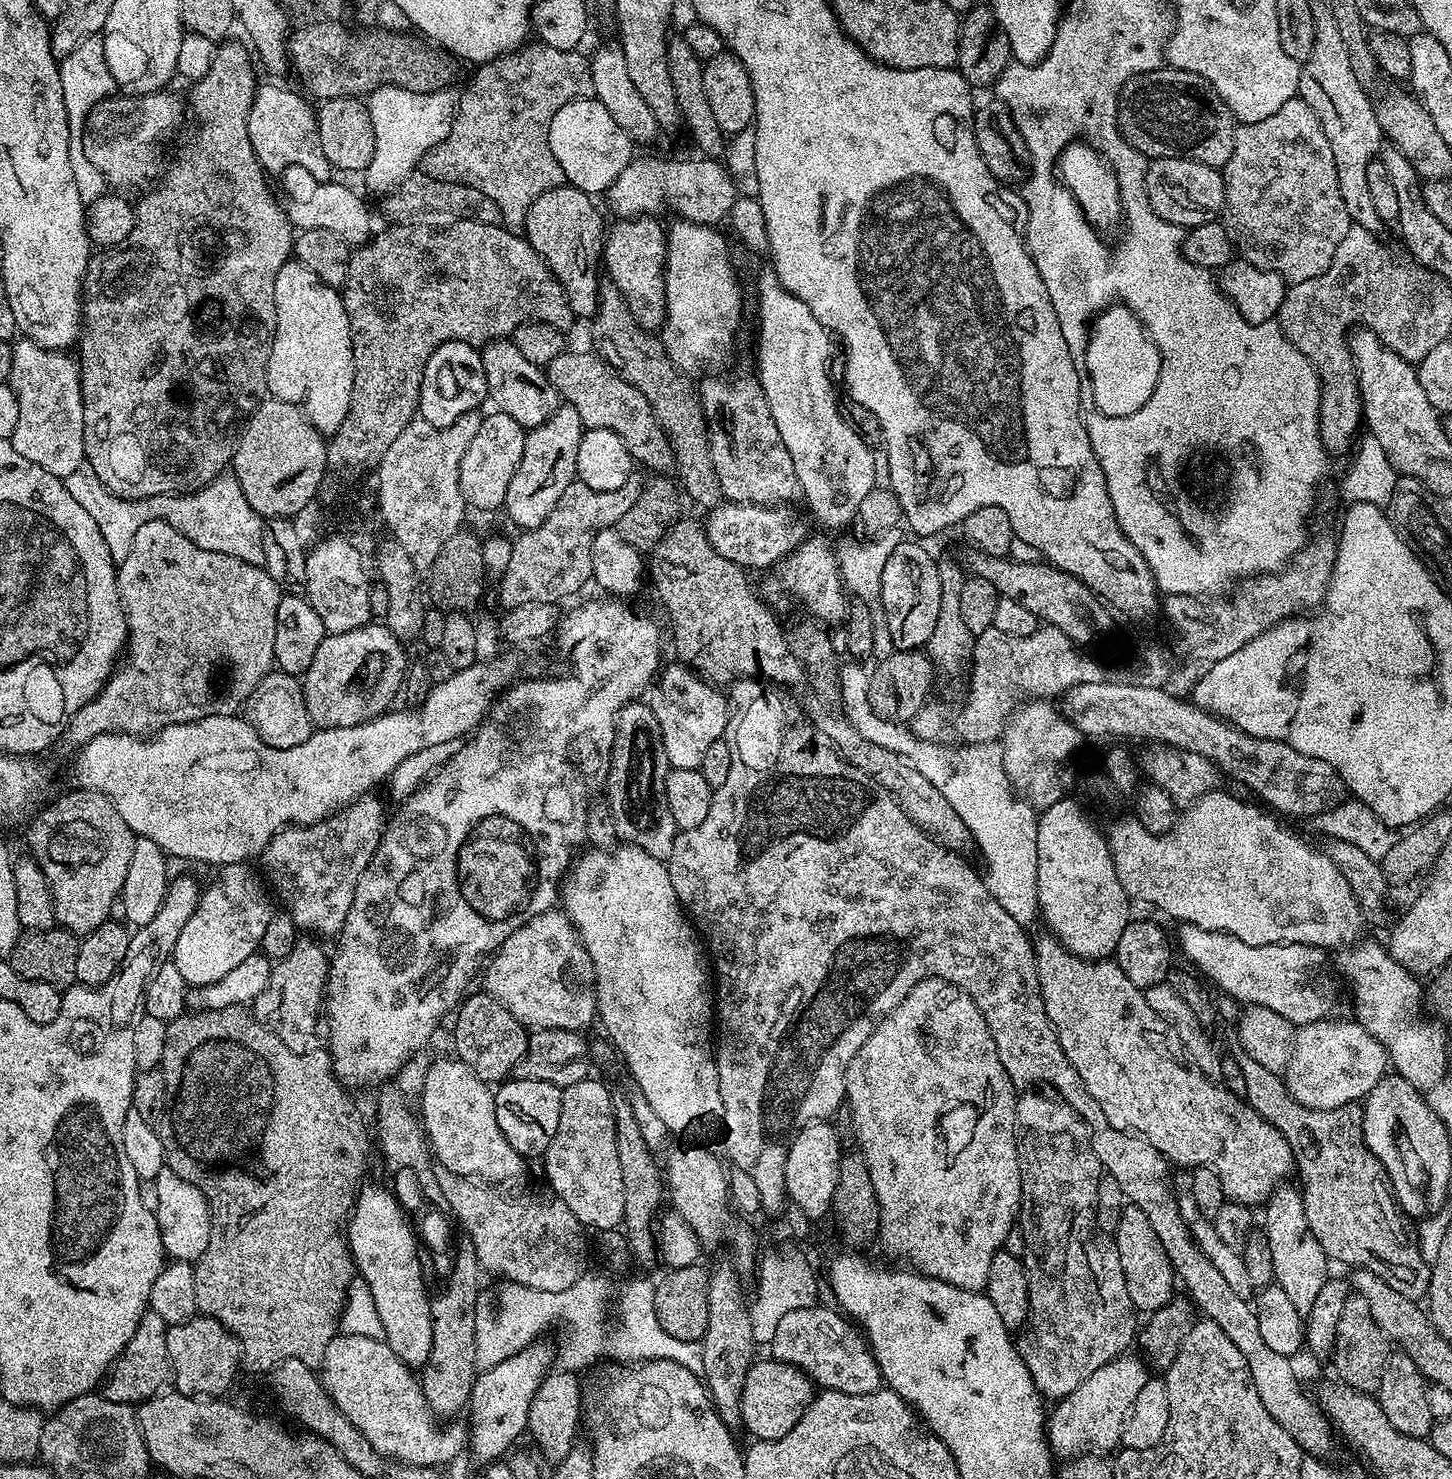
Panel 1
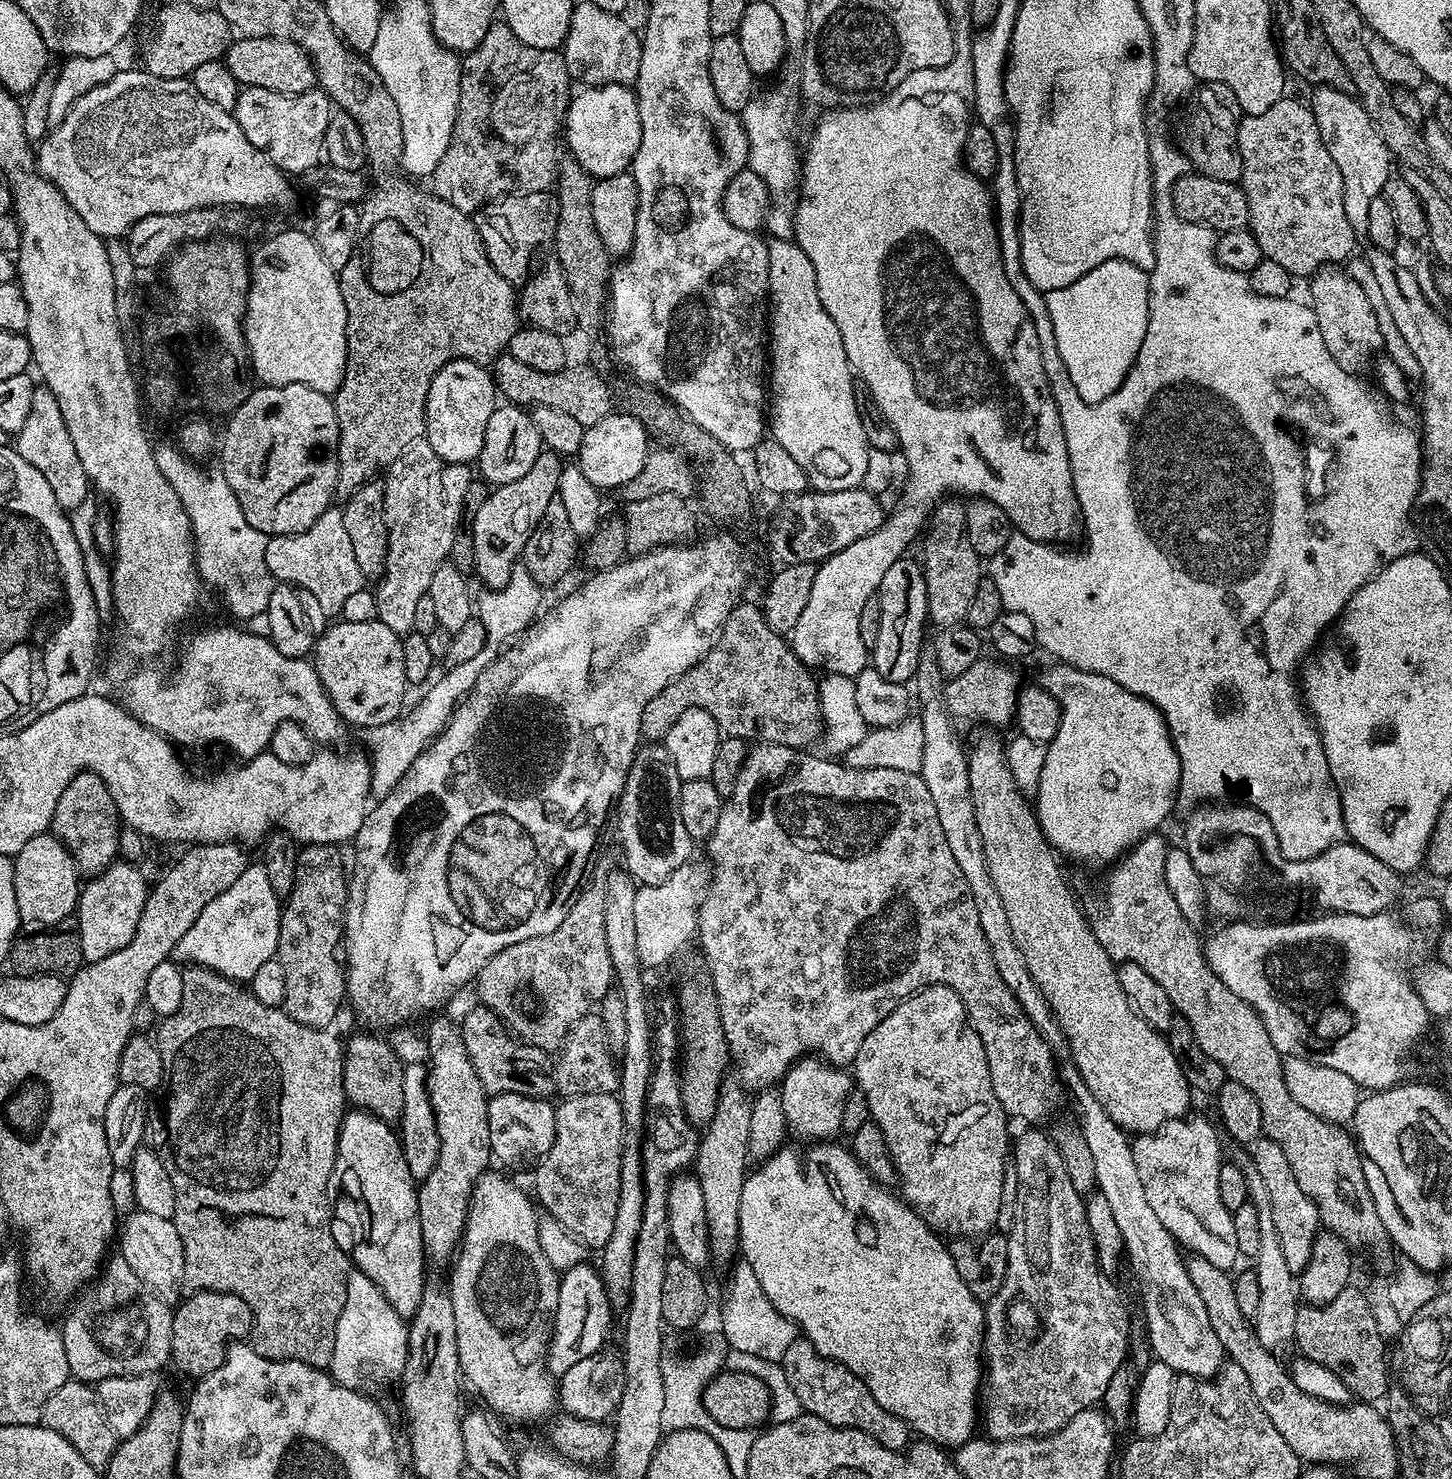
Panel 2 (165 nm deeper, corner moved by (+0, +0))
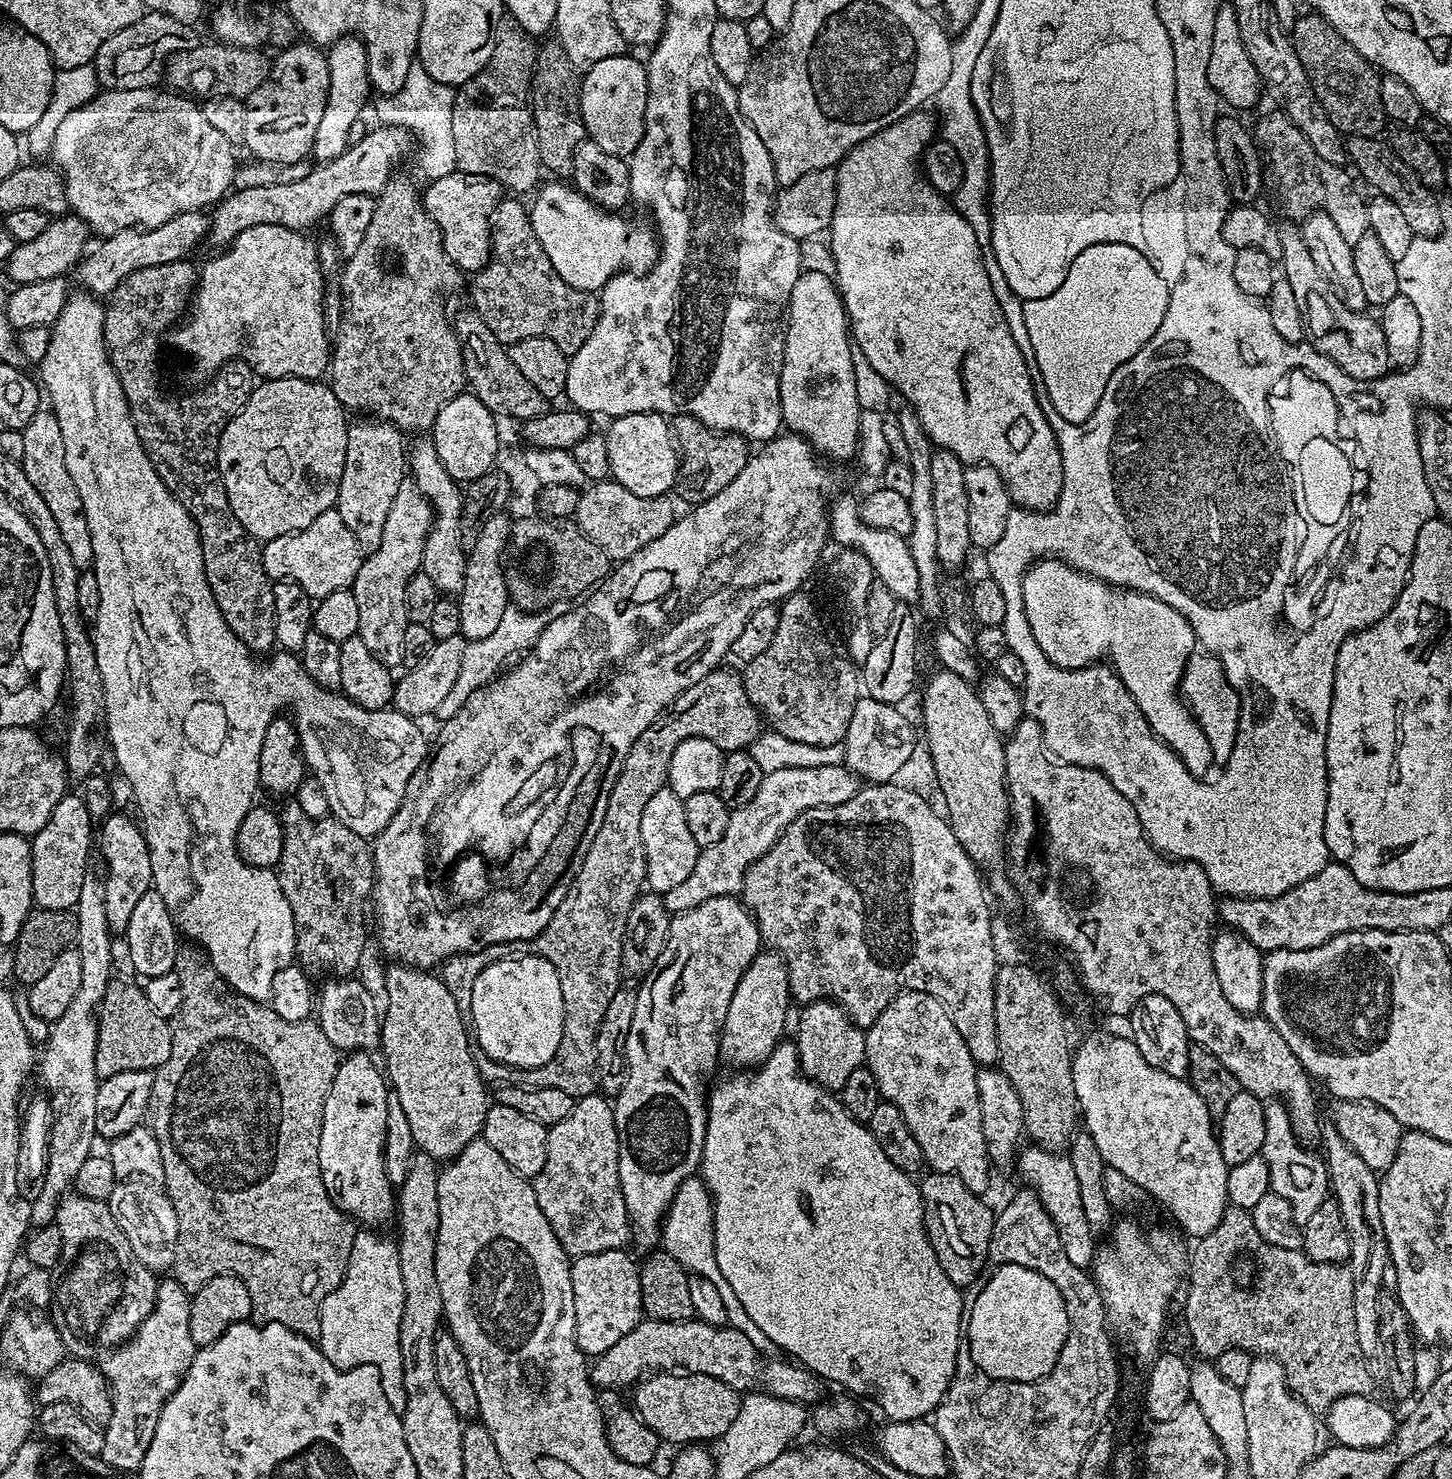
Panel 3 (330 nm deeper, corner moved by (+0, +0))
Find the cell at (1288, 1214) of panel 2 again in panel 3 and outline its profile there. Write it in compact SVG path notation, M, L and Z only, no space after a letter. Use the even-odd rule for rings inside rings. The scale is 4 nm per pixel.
M1268 1102L1264 1105L1266 1114L1266 1139L1262 1141L1259 1156L1270 1166L1270 1191L1286 1198L1290 1202L1290 1210L1294 1214L1294 1222L1304 1225L1310 1222L1314 1210L1329 1199L1330 1185L1328 1167L1324 1165L1323 1155L1311 1152L1294 1134L1294 1126L1290 1122L1288 1107L1282 1102Z

